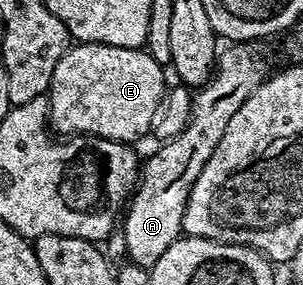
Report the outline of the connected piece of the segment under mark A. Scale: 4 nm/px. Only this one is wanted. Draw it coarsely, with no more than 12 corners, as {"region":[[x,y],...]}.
{"region":[[251,41],[218,52],[191,121],[141,167],[121,219],[150,269],[183,235],[193,181],[268,78]]}

